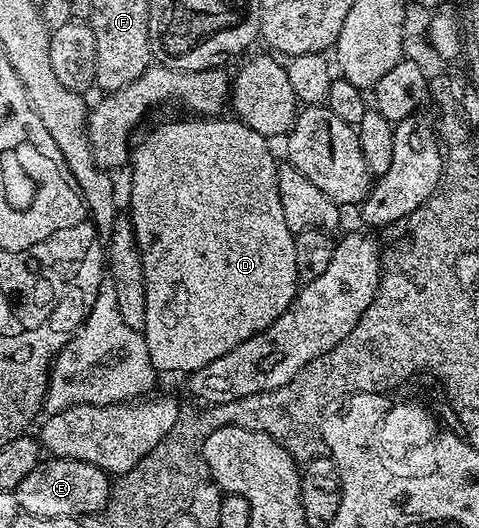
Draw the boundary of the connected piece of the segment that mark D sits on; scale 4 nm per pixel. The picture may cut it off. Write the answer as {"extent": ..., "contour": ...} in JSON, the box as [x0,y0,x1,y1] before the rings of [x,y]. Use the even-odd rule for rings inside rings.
{"extent":[129,115,299,371],"contour":[[[189,115],[186,121],[165,121],[157,125],[145,137],[141,146],[134,150],[133,186],[129,189],[129,209],[134,232],[149,236],[149,246],[144,246],[143,260],[145,262],[145,294],[147,295],[147,319],[145,320],[145,342],[154,366],[158,370],[186,369],[192,371],[201,369],[207,363],[219,359],[219,355],[227,355],[239,343],[251,339],[256,333],[262,333],[275,319],[286,313],[297,296],[299,280],[297,281],[297,265],[299,269],[299,254],[297,238],[294,230],[283,215],[284,201],[277,186],[277,170],[279,161],[273,158],[269,150],[270,142],[247,127],[239,119],[224,121],[221,115]]]}

